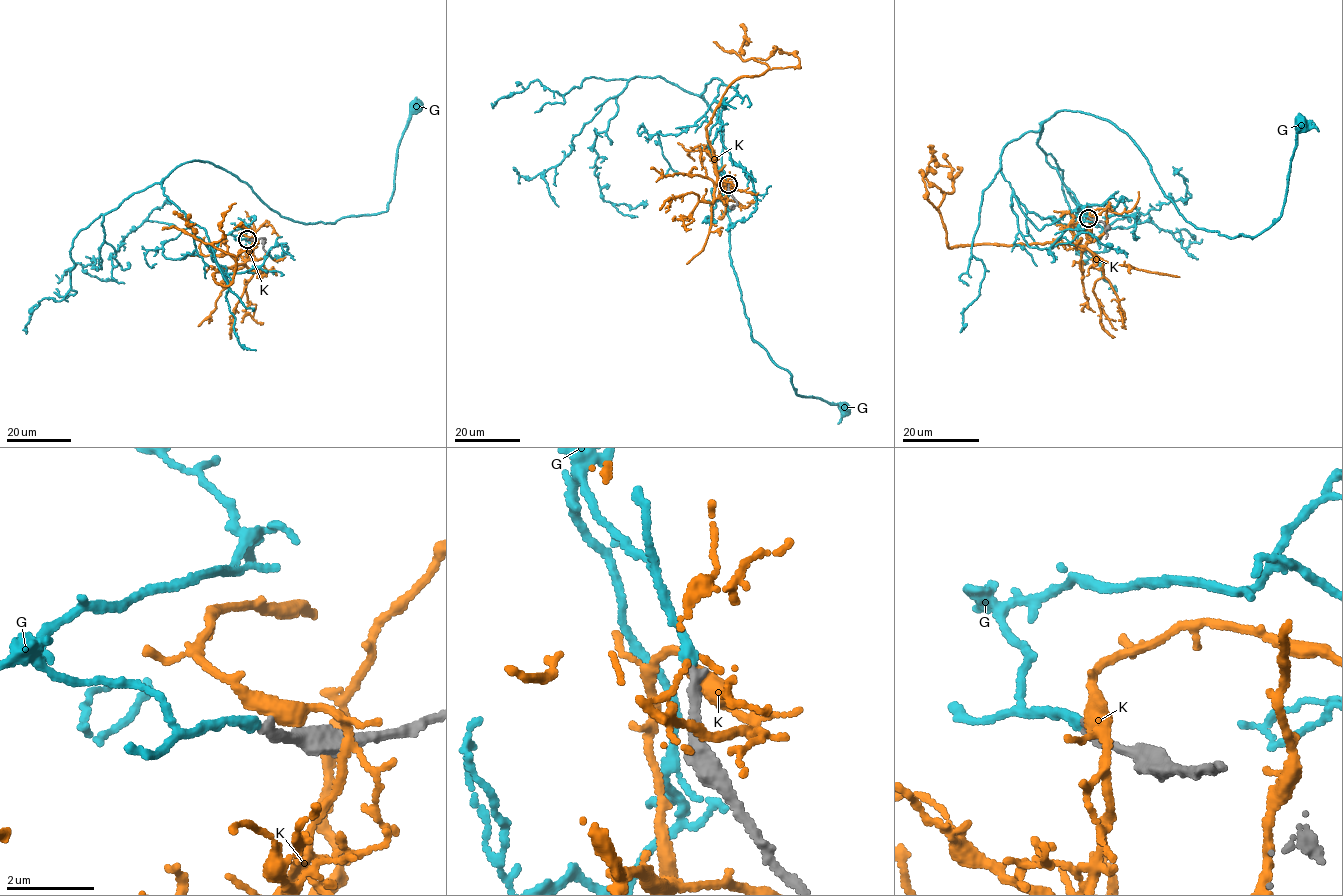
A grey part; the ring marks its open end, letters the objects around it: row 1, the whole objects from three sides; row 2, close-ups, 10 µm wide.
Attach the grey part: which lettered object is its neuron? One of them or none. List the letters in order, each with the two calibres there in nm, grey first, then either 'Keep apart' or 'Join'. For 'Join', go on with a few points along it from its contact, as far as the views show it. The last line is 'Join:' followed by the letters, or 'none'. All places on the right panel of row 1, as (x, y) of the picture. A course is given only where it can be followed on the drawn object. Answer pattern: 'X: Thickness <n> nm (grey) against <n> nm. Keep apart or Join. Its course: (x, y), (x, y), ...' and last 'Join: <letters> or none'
G: Thickness 200 nm (grey) against 240 nm. Join. Its course: (1089, 217), (1038, 229), (1006, 145), (1064, 109), (1108, 119), (1196, 228), (1251, 238), (1280, 216), (1300, 124)
K: Thickness 200 nm (grey) against 400 nm. Keep apart
Join: G

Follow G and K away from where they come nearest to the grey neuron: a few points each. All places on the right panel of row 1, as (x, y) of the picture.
G: (1089, 217), (1038, 229), (1006, 145), (1064, 109), (1108, 119), (1196, 228), (1251, 238), (1280, 216), (1300, 124)
K: (1089, 217), (1084, 246), (1047, 241), (948, 247), (938, 207), (954, 190), (951, 167), (936, 160), (931, 146)

